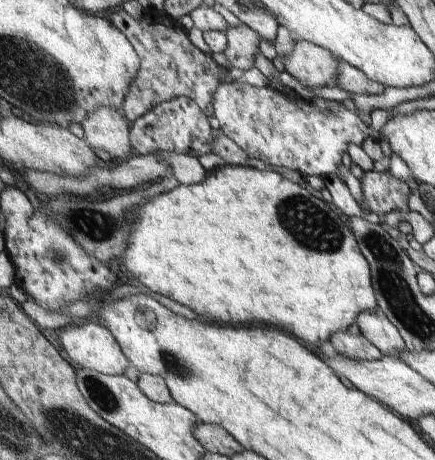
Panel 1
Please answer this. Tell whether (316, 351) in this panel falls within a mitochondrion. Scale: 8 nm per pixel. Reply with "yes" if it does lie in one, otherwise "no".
no

